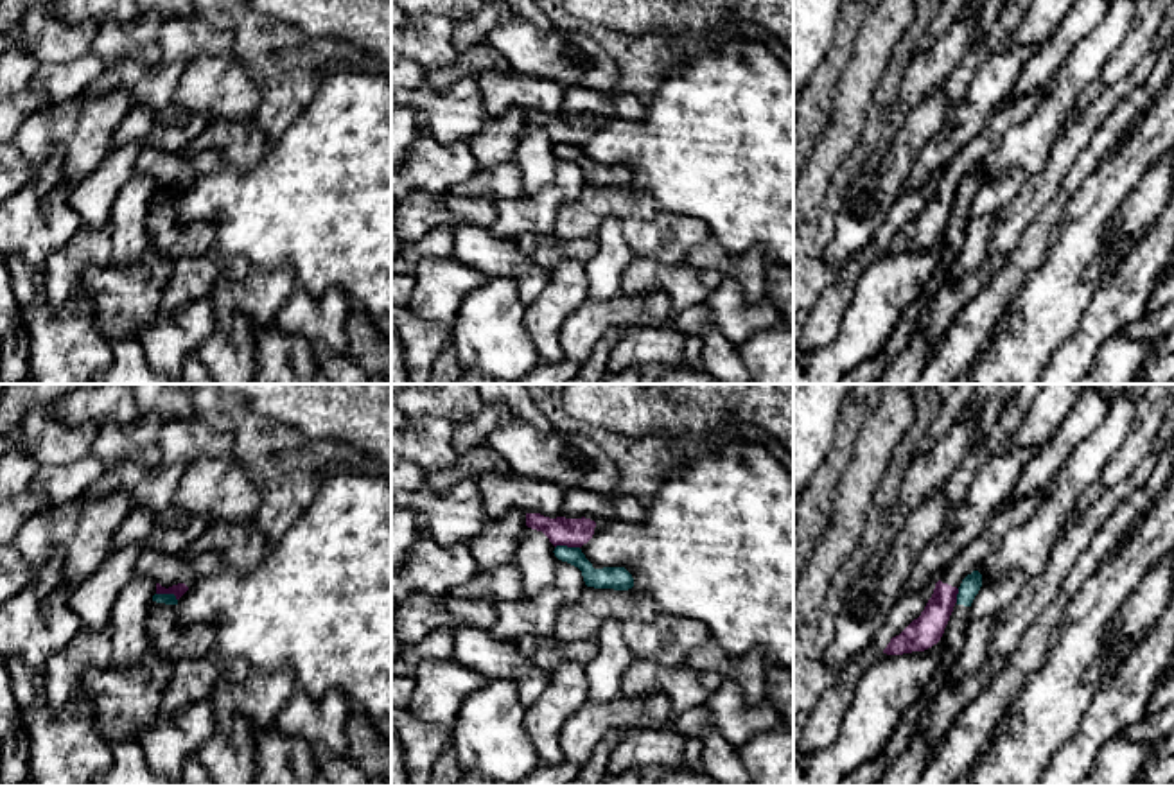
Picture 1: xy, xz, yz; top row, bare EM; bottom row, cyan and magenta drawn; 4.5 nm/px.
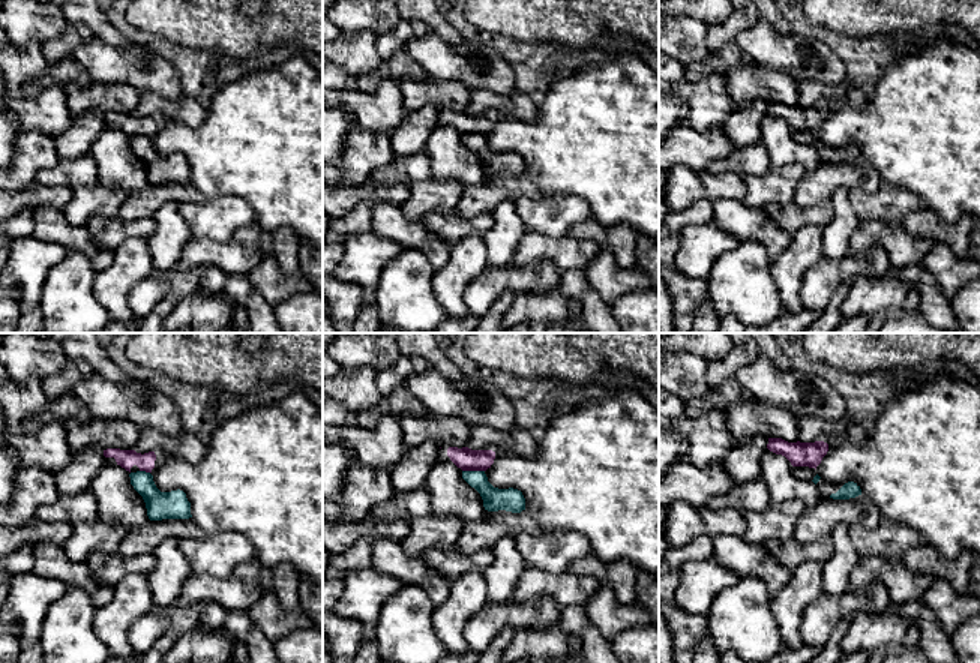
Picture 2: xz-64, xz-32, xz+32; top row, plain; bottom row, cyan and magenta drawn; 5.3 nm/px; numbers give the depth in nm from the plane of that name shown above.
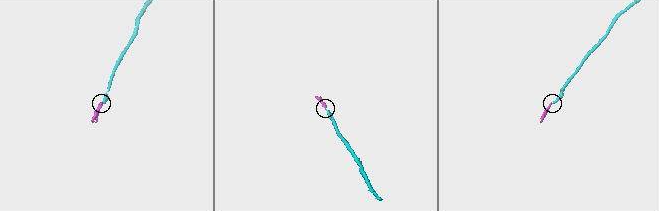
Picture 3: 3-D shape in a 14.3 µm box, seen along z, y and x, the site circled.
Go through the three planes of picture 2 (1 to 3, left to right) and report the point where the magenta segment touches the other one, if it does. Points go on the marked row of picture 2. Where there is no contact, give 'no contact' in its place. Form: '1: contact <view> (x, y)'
1: contact xz-64 (144, 471)
2: contact xz-32 (473, 471)
3: no contact

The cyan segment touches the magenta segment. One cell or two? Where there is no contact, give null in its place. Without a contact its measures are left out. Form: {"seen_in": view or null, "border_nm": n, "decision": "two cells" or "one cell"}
{"seen_in": "xz", "border_nm": 110, "decision": "two cells"}

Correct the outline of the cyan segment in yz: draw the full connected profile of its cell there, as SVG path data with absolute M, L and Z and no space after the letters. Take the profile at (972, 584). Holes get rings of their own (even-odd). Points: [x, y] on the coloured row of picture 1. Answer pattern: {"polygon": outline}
{"polygon": "M973 571L962 580L957 594L957 603L941 637L941 650L933 677L923 686L921 696L899 718L899 723L892 730L885 750L863 763L853 775L844 781L842 786L878 786L885 772L905 754L917 730L917 723L926 705L946 686L948 673L951 671L964 648L966 633L971 623L969 607L980 587L982 574L978 571Z"}

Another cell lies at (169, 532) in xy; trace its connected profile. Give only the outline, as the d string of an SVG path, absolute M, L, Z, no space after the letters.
M169 506L163 511L131 508L118 526L111 551L129 544L156 549L163 555L181 555L205 533L210 519L205 515L187 515Z

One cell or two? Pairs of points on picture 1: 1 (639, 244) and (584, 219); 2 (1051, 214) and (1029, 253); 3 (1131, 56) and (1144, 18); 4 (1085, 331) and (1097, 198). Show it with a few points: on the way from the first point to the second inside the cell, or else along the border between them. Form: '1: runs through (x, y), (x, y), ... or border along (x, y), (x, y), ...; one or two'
1: border along (657, 212), (647, 219), (620, 219); two
2: runs through (1043, 223), (1033, 244); one
3: runs through (1133, 47), (1144, 27); one
4: border along (1103, 282), (1074, 331), (1061, 343); two

